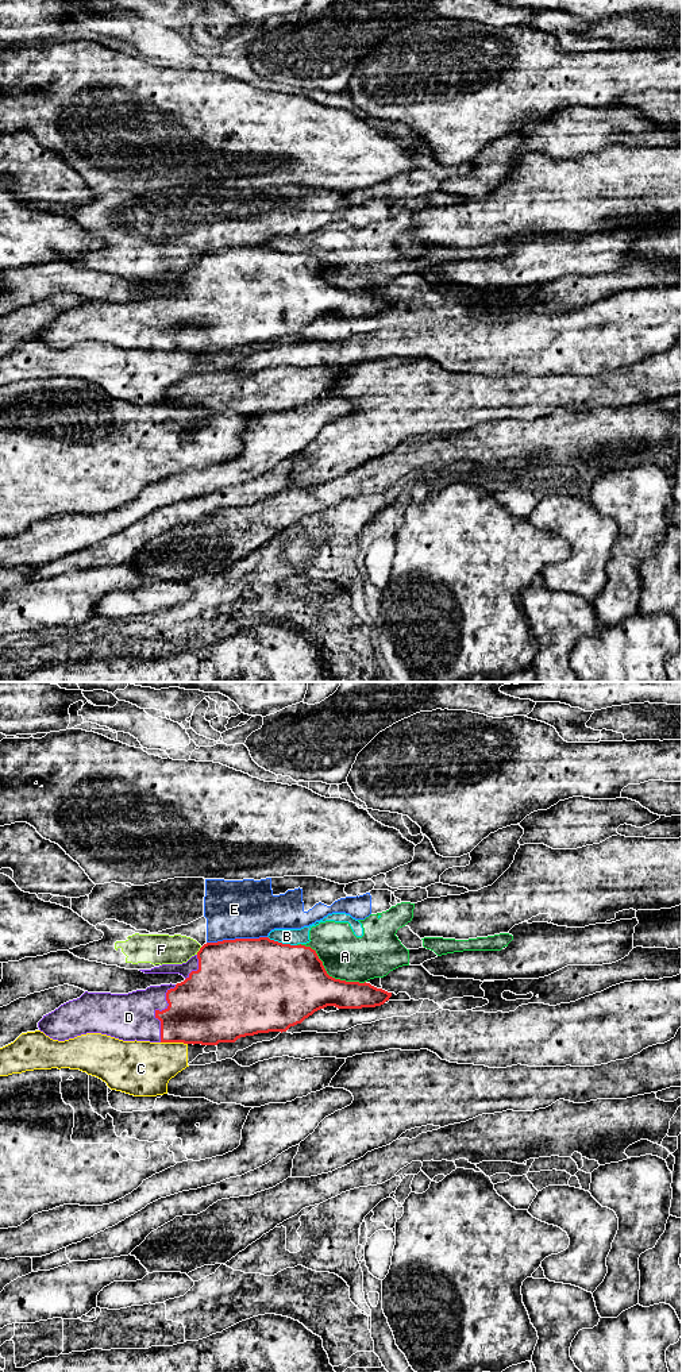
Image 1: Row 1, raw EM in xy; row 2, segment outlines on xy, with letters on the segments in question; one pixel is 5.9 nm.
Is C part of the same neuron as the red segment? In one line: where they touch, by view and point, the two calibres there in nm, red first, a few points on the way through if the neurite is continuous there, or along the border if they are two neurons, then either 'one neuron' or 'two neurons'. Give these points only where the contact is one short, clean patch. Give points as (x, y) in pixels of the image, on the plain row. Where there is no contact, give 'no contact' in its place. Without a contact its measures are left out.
xy (174, 350) | 400/340 nm | along xy (161, 350), (182, 350), (187, 353) | two neurons

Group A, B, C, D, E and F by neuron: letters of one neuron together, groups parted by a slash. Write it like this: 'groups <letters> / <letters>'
groups A B / C / D / E F

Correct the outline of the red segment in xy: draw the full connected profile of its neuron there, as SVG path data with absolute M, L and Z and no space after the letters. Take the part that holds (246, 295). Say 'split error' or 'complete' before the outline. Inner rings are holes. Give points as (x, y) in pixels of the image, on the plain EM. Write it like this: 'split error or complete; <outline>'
split error; M269 246L207 251L186 271L139 280L180 282L185 289L128 302L85 300L80 307L43 324L38 331L39 339L58 350L101 342L123 350L217 354L258 342L286 340L327 315L375 316L392 305L392 301L366 290L330 285L311 255L282 253Z

